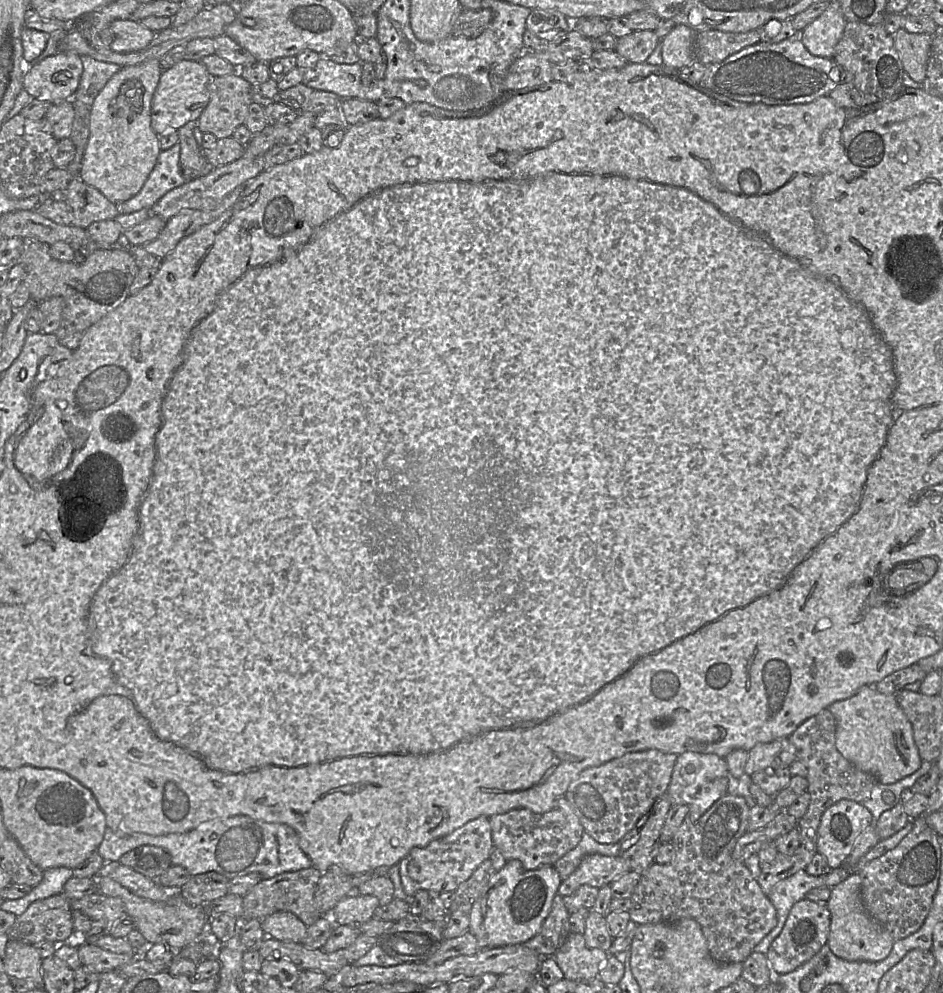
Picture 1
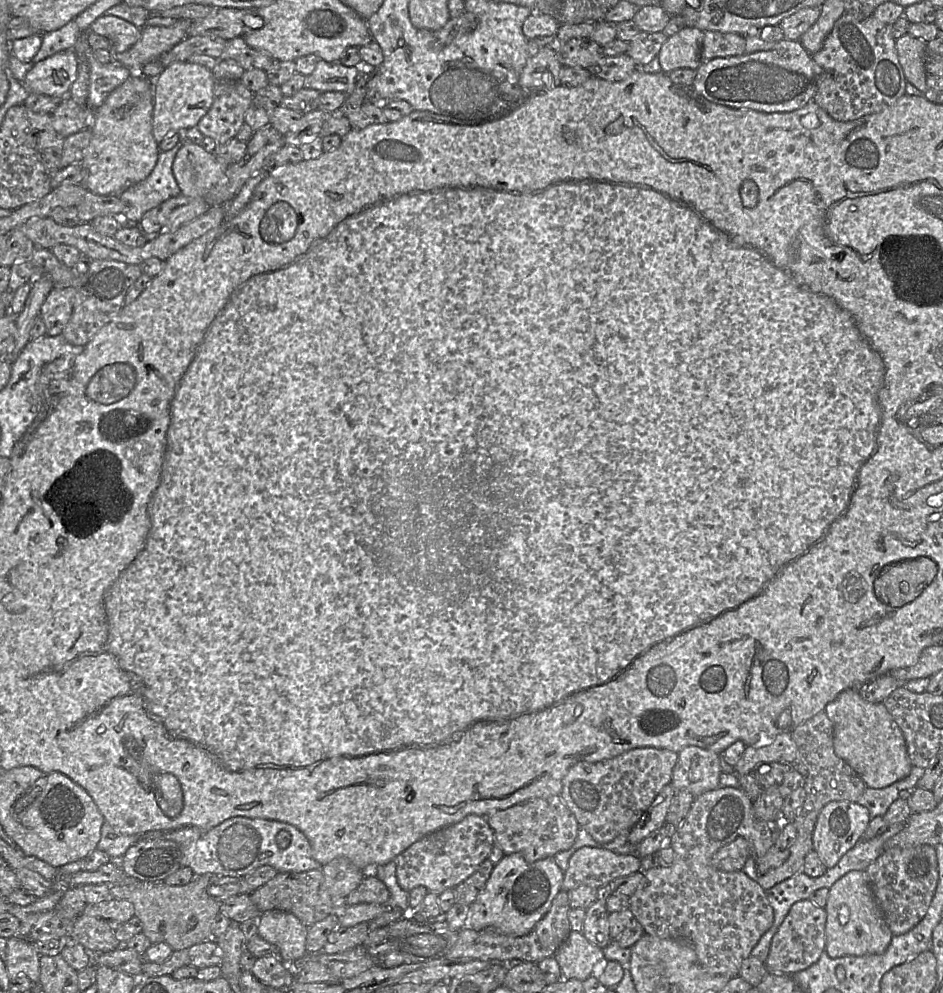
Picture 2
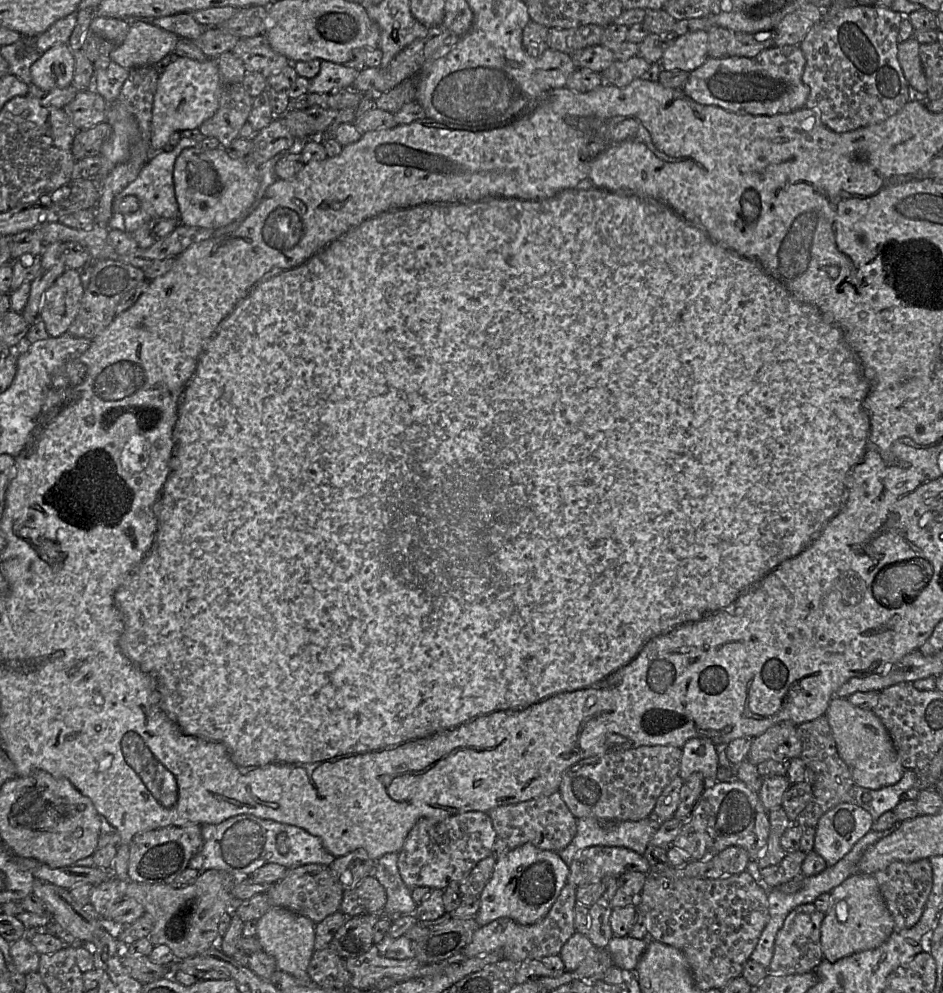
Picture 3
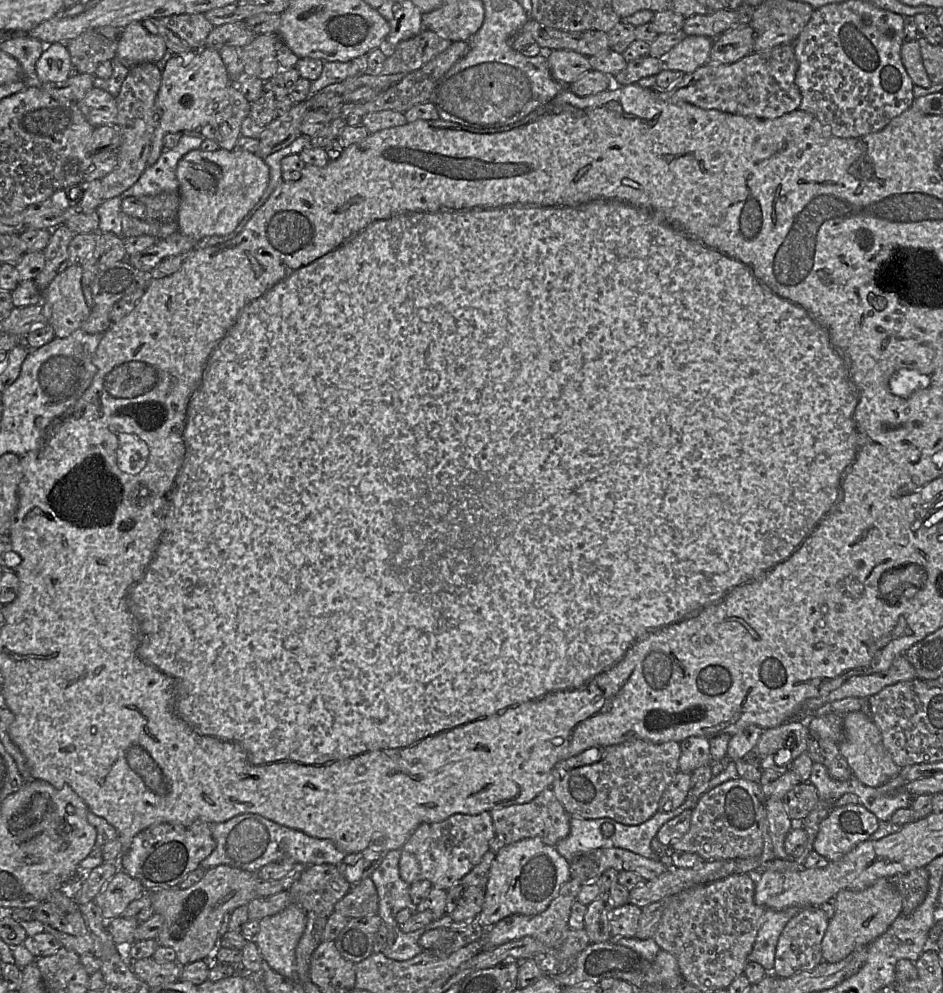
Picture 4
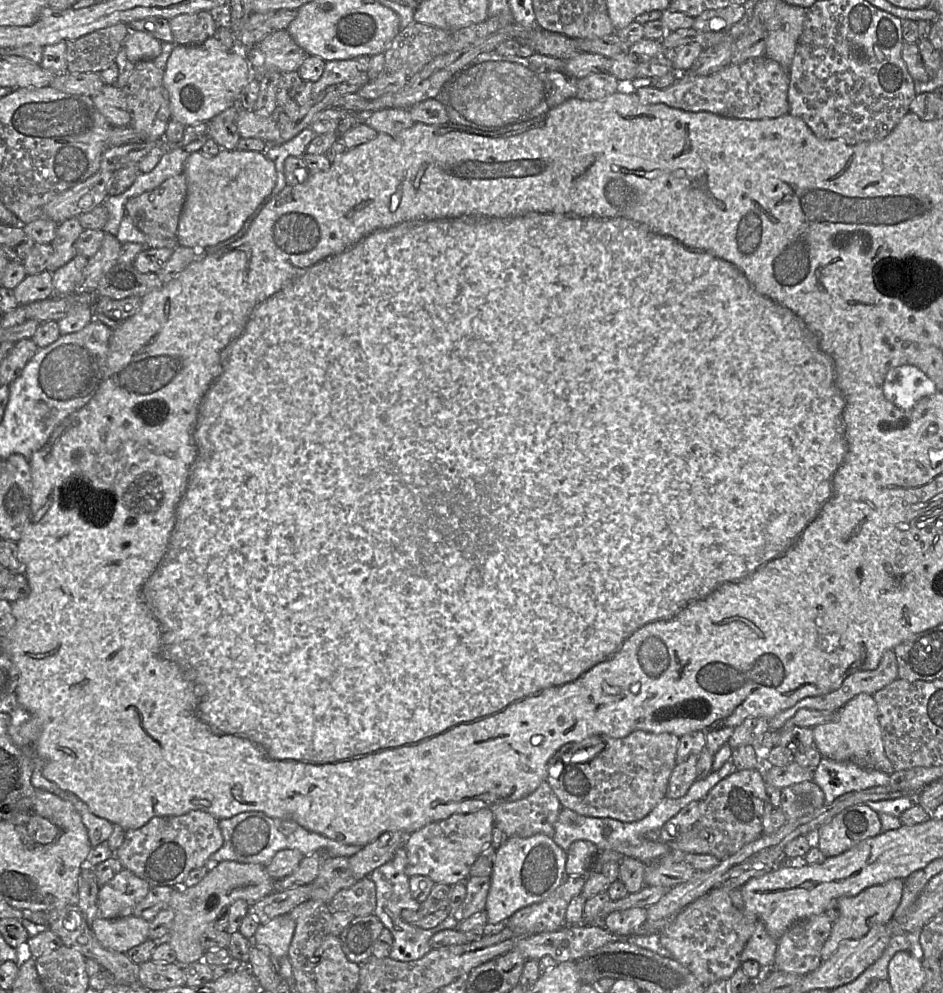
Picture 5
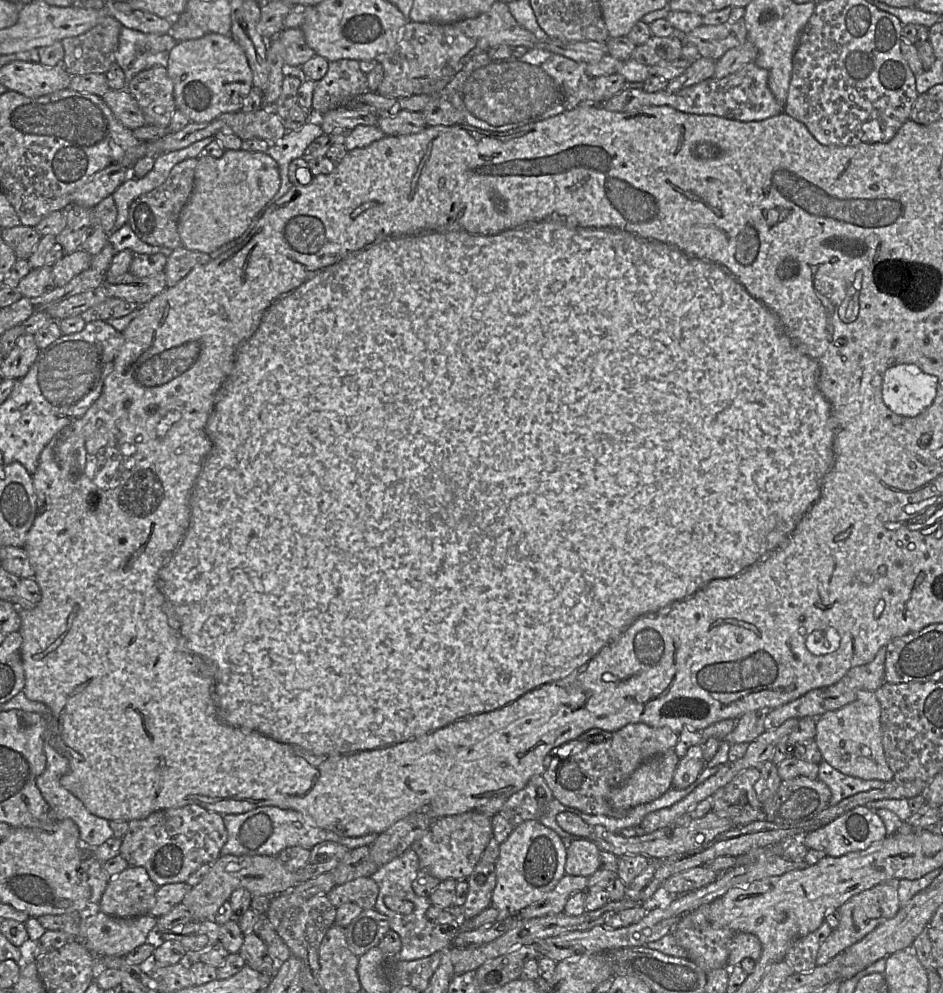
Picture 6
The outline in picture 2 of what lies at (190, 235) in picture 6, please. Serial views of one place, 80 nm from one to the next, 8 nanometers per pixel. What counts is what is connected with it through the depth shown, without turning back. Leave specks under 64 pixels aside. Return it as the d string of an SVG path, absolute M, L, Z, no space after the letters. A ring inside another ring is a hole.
M186 139L175 156L172 171L180 194L204 197L225 175L228 166L214 153Z

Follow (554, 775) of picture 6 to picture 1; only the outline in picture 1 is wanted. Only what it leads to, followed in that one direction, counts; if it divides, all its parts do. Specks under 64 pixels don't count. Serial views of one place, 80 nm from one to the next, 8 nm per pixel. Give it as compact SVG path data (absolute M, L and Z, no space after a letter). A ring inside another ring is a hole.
M650 749L627 753L600 766L583 770L565 793L584 828L601 844L619 842L664 793L671 780L676 754Z

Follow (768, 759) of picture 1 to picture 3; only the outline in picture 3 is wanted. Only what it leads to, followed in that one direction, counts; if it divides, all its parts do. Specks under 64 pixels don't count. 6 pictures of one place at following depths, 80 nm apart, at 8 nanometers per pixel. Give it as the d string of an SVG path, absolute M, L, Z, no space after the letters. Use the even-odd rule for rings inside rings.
M780 723L753 739L747 760L754 765L768 759L791 760L800 757L801 752L797 725Z

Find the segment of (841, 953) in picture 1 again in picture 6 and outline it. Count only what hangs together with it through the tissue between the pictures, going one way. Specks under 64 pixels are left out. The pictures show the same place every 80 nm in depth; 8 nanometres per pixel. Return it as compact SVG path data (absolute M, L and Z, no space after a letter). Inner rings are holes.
M899 880L880 883L854 895L840 906L840 923L832 931L828 939L821 945L816 959L817 966L828 963L845 949L863 939L877 926L893 918L900 910L898 888Z

